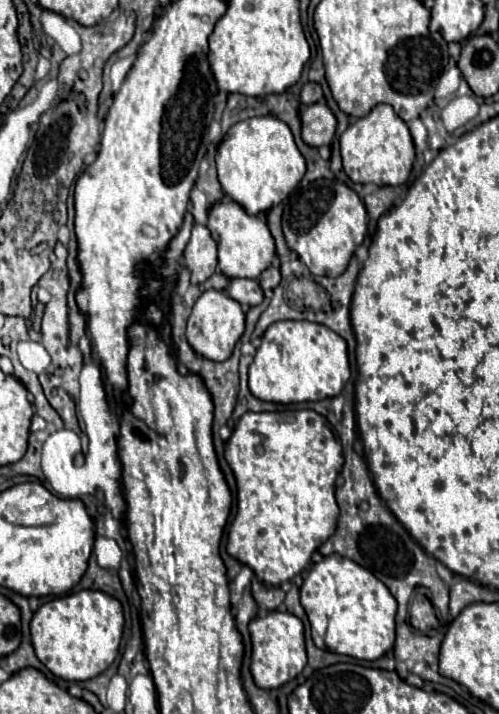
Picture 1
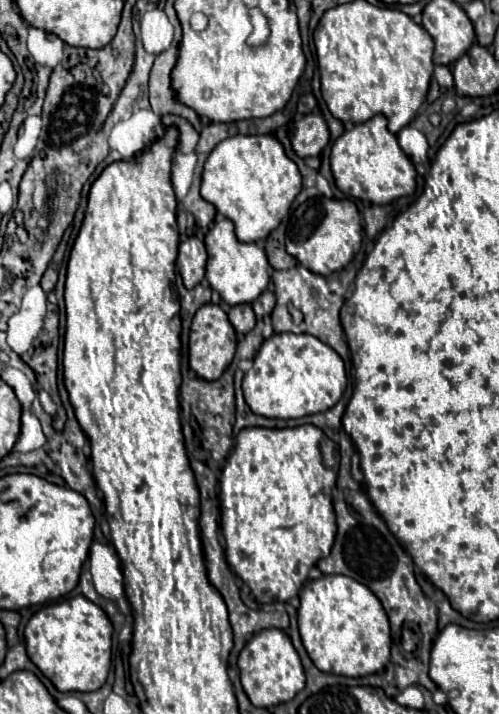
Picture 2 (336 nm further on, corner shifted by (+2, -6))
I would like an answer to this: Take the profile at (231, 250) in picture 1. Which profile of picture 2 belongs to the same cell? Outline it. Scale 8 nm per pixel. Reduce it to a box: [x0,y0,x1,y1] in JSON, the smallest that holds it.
[206,219,270,305]

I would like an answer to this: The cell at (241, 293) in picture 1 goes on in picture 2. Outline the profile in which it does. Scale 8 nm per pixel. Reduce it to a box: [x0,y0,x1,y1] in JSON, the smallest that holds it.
[228,305,256,333]

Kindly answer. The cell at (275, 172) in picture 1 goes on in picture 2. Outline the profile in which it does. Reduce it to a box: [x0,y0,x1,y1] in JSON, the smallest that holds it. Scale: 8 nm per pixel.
[200,135,302,243]

